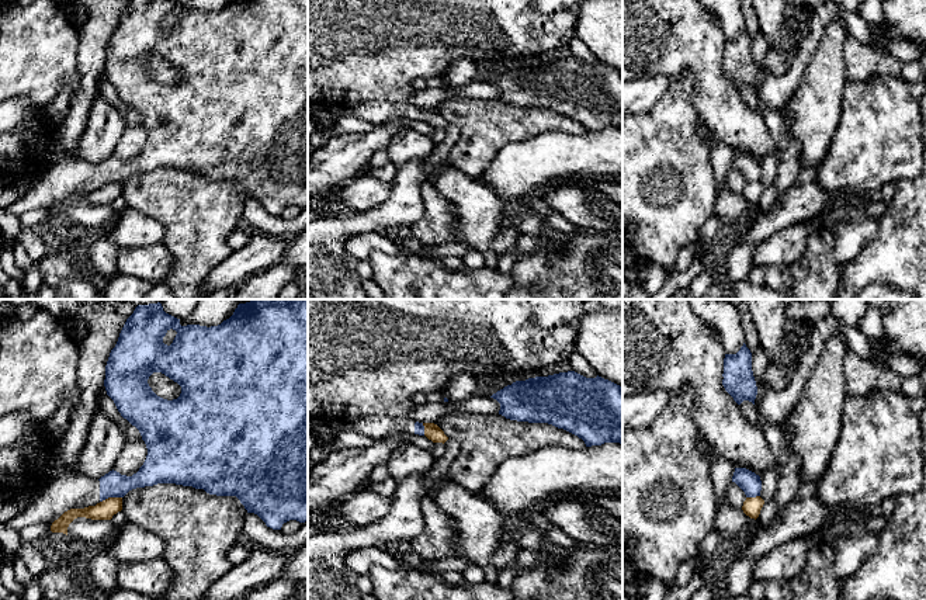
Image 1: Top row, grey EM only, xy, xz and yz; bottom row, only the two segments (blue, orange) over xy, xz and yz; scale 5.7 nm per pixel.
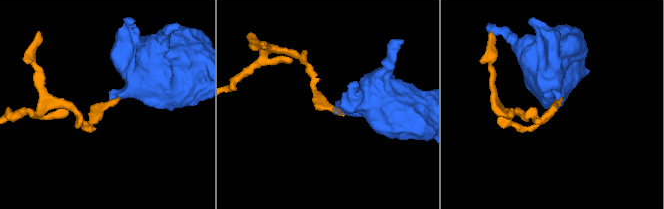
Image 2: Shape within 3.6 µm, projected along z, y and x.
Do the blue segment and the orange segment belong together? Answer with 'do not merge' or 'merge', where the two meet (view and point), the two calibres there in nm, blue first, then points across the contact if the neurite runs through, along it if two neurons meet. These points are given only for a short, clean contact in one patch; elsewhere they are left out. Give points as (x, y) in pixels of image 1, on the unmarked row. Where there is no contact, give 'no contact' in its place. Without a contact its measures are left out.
do not merge; contact xy (110, 181); calibres 140 and 110 nm; border xy (121, 181), (108, 181), (100, 187)

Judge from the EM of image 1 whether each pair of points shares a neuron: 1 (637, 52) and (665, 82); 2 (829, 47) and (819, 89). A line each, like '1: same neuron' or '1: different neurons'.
1: different neurons
2: same neuron

